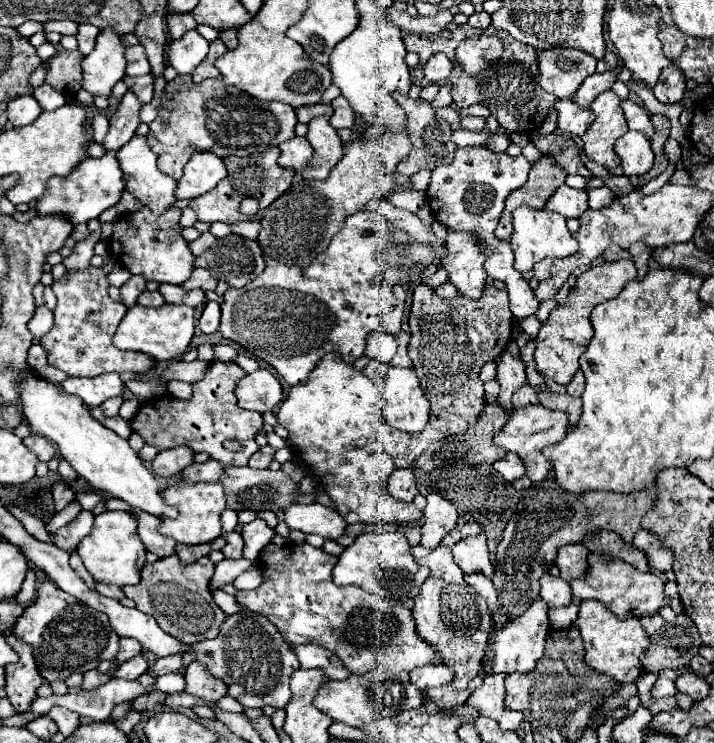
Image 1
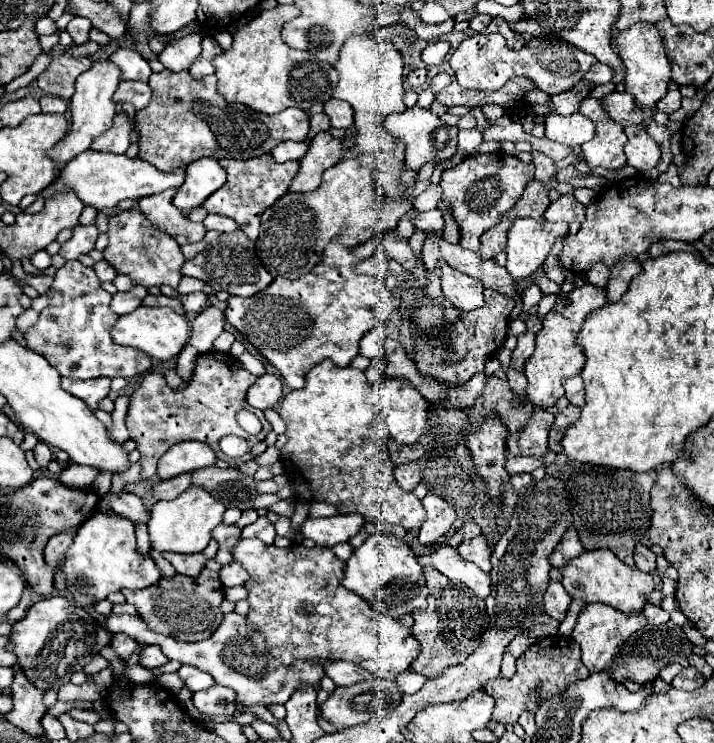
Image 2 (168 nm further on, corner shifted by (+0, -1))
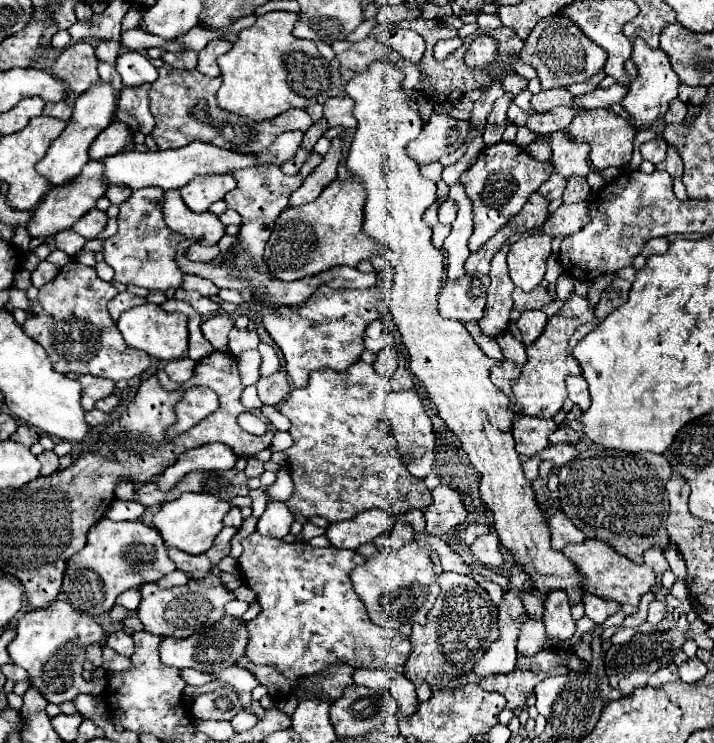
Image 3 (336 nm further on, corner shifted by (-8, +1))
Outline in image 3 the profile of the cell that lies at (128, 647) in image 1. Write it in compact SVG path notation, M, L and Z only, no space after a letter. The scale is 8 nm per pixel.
M118 630L118 632L112 632L108 636L108 642L106 642L112 650L116 650L118 654L124 654L124 656L132 656L134 652L134 640L130 634L126 634L124 630Z

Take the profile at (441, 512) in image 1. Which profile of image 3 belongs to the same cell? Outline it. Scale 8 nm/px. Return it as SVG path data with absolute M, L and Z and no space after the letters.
M436 486L432 490L434 502L424 512L426 532L430 536L444 536L466 520L466 508L456 490L448 486Z

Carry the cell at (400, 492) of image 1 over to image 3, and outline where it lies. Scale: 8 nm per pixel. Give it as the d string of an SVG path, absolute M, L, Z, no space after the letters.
M400 390L400 392L390 392L388 400L386 400L386 418L392 426L394 438L398 442L398 452L402 454L402 462L406 464L408 472L418 478L424 480L430 470L432 470L432 462L434 462L434 444L436 444L436 436L432 430L432 420L428 418L422 400L418 396L416 390Z

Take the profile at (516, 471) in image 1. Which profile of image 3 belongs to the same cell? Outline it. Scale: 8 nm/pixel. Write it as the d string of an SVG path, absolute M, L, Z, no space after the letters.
M550 444L548 448L544 448L544 450L540 450L538 454L536 454L536 458L538 460L550 460L554 466L564 466L564 464L568 464L574 456L576 456L578 452L576 452L576 446L570 446L570 444L558 444L558 446L554 446L554 444Z

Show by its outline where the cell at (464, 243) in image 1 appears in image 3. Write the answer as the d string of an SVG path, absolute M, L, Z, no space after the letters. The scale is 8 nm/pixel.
M462 276L458 280L442 280L438 310L444 318L456 318L460 322L478 322L484 314L488 276Z

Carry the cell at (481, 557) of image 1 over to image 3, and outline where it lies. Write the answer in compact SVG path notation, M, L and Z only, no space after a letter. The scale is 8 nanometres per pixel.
M494 532L480 536L478 542L470 546L470 550L480 560L480 564L484 564L488 568L498 568L502 564L502 546Z

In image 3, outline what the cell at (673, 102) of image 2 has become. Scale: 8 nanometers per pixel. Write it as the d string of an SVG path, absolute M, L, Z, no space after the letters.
M674 100L672 104L670 104L670 108L668 108L668 112L666 112L666 122L668 124L680 124L684 118L686 118L686 112L688 112L688 106L682 102L682 100Z

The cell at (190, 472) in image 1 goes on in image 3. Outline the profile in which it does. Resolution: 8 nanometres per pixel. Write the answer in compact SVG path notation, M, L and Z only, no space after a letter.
M146 482L140 484L136 490L136 502L144 504L144 506L154 506L154 504L164 504L168 492L160 492L156 482Z

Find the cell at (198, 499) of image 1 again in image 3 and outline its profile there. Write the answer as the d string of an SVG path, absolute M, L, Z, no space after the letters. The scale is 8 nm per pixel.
M206 492L182 494L180 498L162 504L162 508L154 514L154 526L164 538L166 546L176 546L178 550L188 554L202 554L212 546L214 538L222 530L222 518L228 514L230 508L232 506L228 502L218 500L216 496L210 496Z

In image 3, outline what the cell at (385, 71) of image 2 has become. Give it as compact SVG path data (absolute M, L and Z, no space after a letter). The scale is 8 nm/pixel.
M374 60L366 70L356 72L354 78L346 84L344 92L356 102L354 118L358 120L346 166L352 174L362 178L368 192L364 204L362 230L378 242L378 246L382 248L380 254L388 260L389 267L378 273L379 280L385 280L385 284L380 285L381 294L390 296L392 290L392 316L398 332L402 334L402 342L408 350L410 370L428 390L430 398L438 408L438 416L444 420L444 426L448 428L444 430L442 446L436 450L436 462L432 466L432 472L440 476L442 484L448 484L450 488L458 490L464 502L468 502L468 496L478 496L480 502L488 504L494 516L494 530L502 546L508 548L516 562L524 568L524 572L532 576L534 584L548 580L548 586L552 584L552 590L564 588L568 592L570 604L582 602L584 592L580 574L576 572L576 566L568 558L564 558L562 552L554 552L550 548L548 524L544 520L542 510L536 504L530 482L524 478L520 458L514 450L514 438L510 430L514 412L508 408L508 398L490 382L490 368L496 364L496 360L488 358L480 350L480 346L472 340L470 332L458 320L446 320L438 314L438 290L442 286L440 282L444 272L444 254L432 246L432 230L422 220L426 208L436 200L436 184L424 178L418 162L408 158L406 154L406 144L420 134L422 120L418 112L410 108L410 100L402 92L402 80L404 74L396 64Z

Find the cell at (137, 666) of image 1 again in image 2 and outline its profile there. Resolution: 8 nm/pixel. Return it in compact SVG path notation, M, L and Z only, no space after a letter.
M146 646L140 654L140 664L146 668L160 668L168 662L168 658L164 656L164 652L160 650L160 646Z

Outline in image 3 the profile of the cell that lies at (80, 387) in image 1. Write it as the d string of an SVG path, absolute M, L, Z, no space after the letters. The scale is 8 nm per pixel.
M72 374L70 378L76 378L82 384L82 406L86 410L92 410L100 398L110 396L116 388L116 382L108 378L84 376L84 374Z

